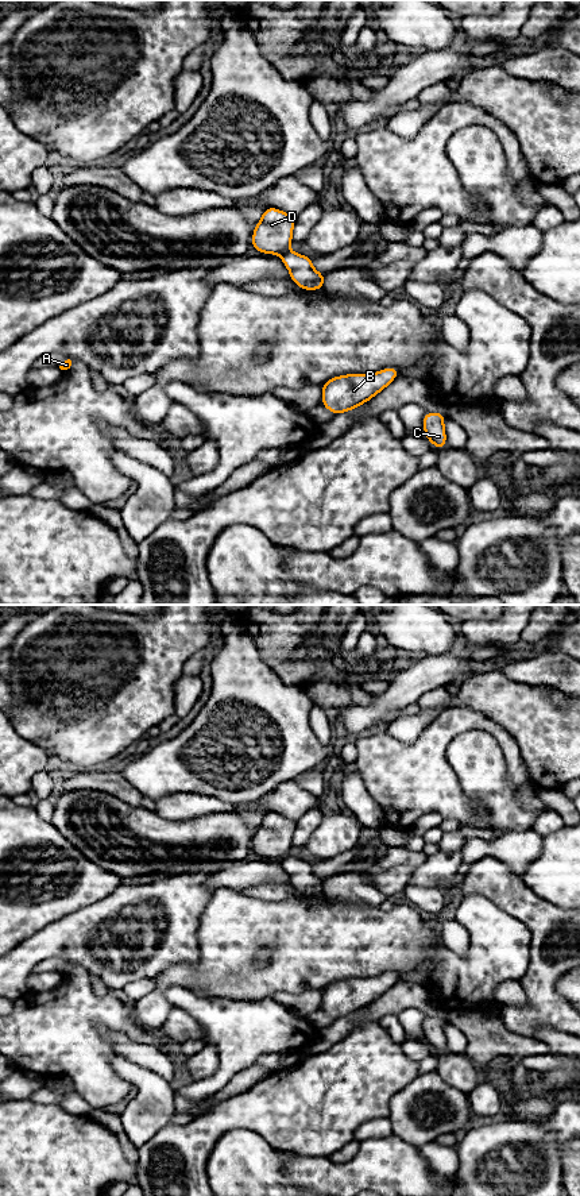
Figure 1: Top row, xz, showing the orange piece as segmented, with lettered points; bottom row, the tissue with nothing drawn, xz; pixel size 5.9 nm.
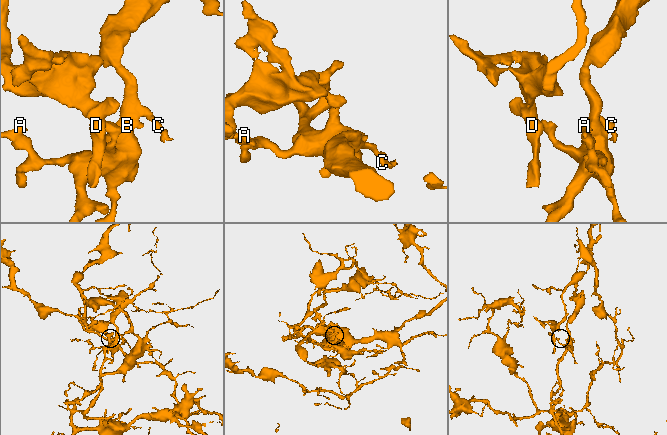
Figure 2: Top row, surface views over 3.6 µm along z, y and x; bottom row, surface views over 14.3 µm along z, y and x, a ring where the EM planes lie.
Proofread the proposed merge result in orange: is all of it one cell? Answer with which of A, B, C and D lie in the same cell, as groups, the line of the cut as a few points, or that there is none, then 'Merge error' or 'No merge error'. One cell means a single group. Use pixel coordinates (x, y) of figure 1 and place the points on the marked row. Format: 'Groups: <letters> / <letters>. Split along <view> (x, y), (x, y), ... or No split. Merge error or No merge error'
Groups: A B C / D. Split along xz (286, 250), (279, 255). Merge error

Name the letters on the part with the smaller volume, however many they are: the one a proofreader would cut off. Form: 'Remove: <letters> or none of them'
Remove: D

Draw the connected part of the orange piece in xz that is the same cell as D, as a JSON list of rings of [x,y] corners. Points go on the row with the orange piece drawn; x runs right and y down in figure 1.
[[[274,207],[264,209],[252,231],[251,246],[259,254],[282,255],[293,242],[295,217]]]

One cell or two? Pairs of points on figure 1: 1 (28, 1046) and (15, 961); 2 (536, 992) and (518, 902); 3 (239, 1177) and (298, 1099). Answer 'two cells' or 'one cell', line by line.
1: two cells
2: one cell
3: two cells

